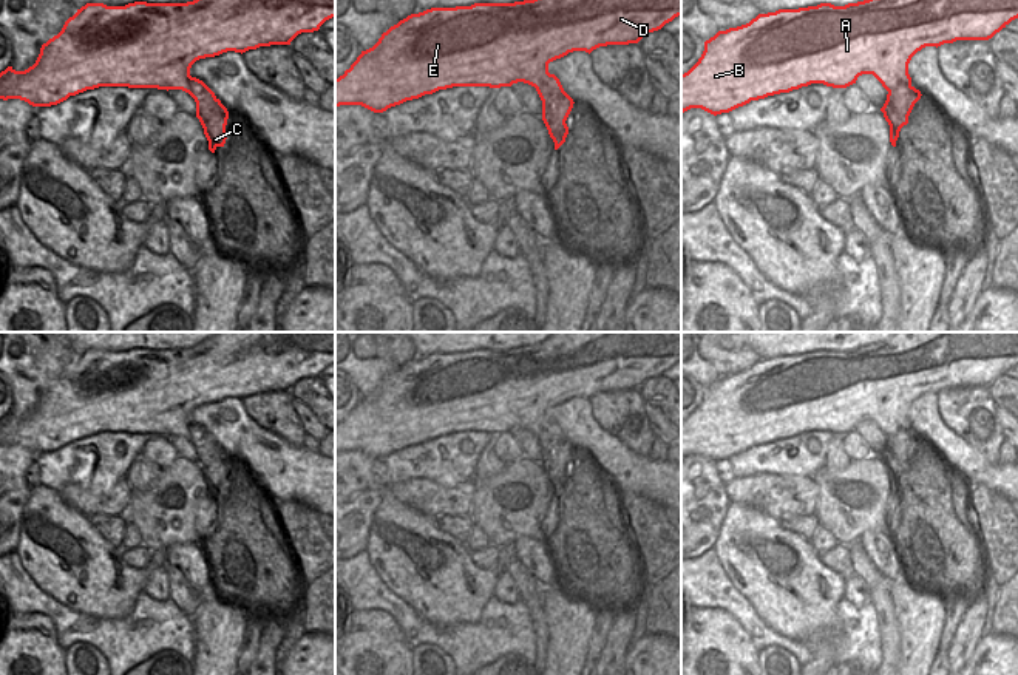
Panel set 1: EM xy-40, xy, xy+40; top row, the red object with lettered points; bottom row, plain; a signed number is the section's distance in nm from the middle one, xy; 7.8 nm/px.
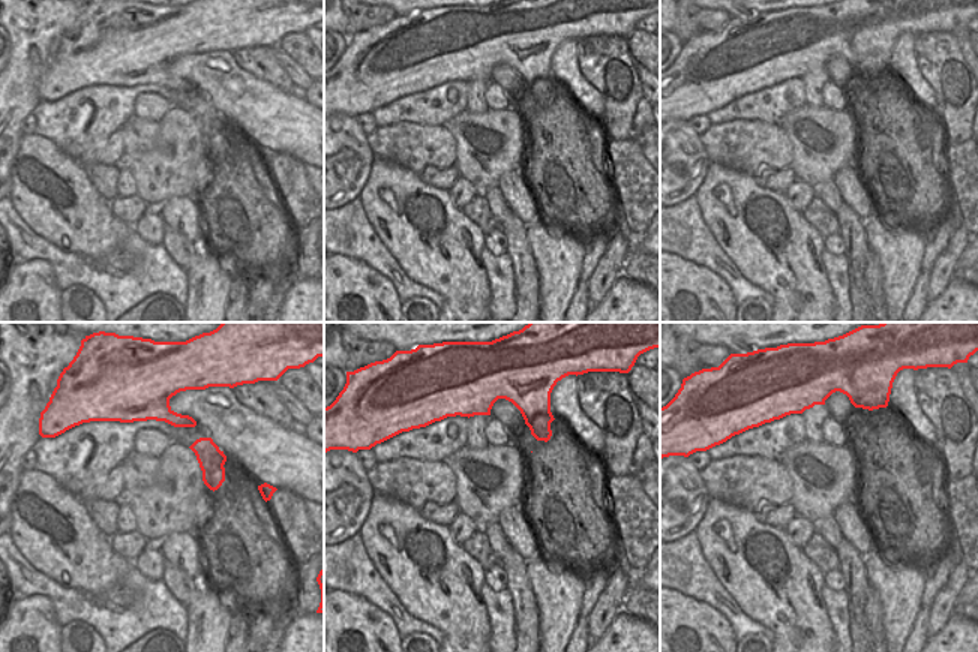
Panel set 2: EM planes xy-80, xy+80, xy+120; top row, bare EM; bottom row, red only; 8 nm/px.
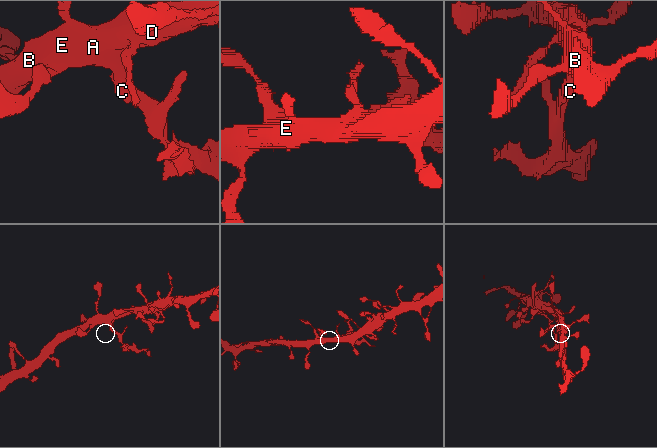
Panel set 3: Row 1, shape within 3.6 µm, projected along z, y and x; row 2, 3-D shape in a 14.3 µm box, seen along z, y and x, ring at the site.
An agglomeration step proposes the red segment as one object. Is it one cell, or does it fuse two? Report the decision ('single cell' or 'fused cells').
fused cells

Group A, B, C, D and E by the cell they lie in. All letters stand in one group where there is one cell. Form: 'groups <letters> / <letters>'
groups A B D E / C

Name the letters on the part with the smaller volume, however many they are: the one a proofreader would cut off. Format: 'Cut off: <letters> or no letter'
Cut off: C

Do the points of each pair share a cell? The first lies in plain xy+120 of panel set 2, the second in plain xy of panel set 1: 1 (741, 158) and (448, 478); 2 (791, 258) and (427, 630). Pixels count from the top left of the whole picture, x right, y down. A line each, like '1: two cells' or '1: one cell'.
1: two cells
2: two cells

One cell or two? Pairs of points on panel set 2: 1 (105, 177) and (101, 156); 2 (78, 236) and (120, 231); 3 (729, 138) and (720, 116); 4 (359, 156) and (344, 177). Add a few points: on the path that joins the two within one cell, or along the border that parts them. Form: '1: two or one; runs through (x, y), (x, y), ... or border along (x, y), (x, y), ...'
1: two; border along (116, 164), (87, 164), (84, 167)
2: one; runs through (89, 231), (110, 231)
3: two; border along (759, 122), (726, 120), (711, 123)
4: one; runs through (354, 161), (344, 173)

